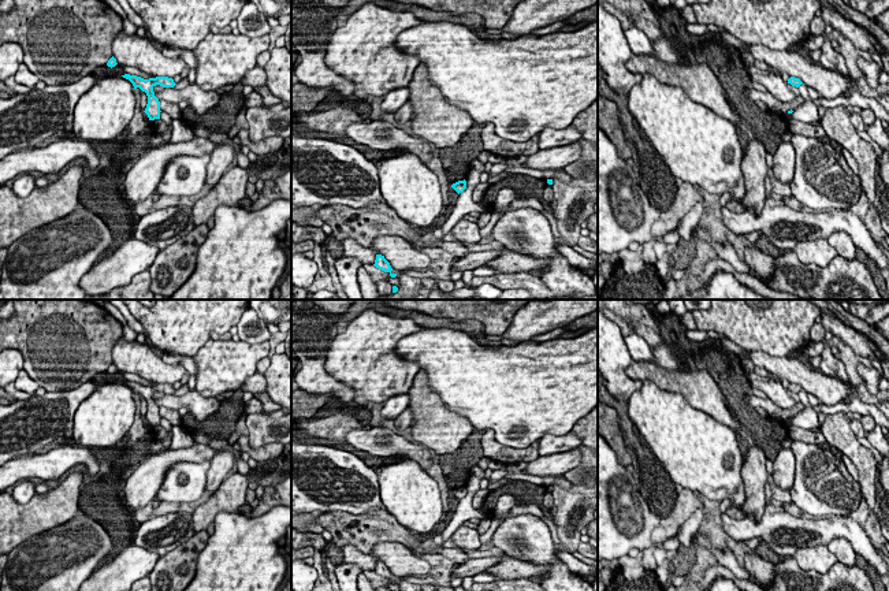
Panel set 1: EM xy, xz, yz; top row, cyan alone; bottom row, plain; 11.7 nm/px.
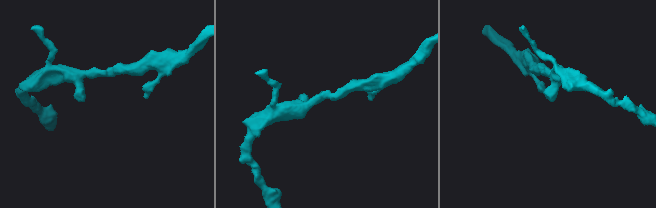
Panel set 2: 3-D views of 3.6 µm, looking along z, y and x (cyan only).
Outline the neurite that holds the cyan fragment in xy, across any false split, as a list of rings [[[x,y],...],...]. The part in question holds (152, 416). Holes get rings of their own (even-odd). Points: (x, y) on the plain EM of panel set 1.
[[[124,380],[122,383],[129,386],[133,390],[134,395],[140,394],[142,398],[146,399],[148,410],[144,419],[148,421],[149,427],[160,425],[160,408],[155,402],[153,394],[156,391],[160,391],[163,394],[174,394],[176,391],[174,386],[168,383],[144,386],[141,383],[130,380]]]

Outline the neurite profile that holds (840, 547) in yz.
[[[836,538],[829,542],[827,549],[837,557],[838,562],[848,566],[856,565],[856,553],[847,539]]]

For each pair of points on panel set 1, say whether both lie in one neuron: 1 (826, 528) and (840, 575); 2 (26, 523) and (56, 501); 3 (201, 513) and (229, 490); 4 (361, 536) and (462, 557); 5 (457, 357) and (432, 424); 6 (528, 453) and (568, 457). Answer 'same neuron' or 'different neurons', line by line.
1: different neurons
2: same neuron
3: same neuron
4: same neuron
5: different neurons
6: different neurons

